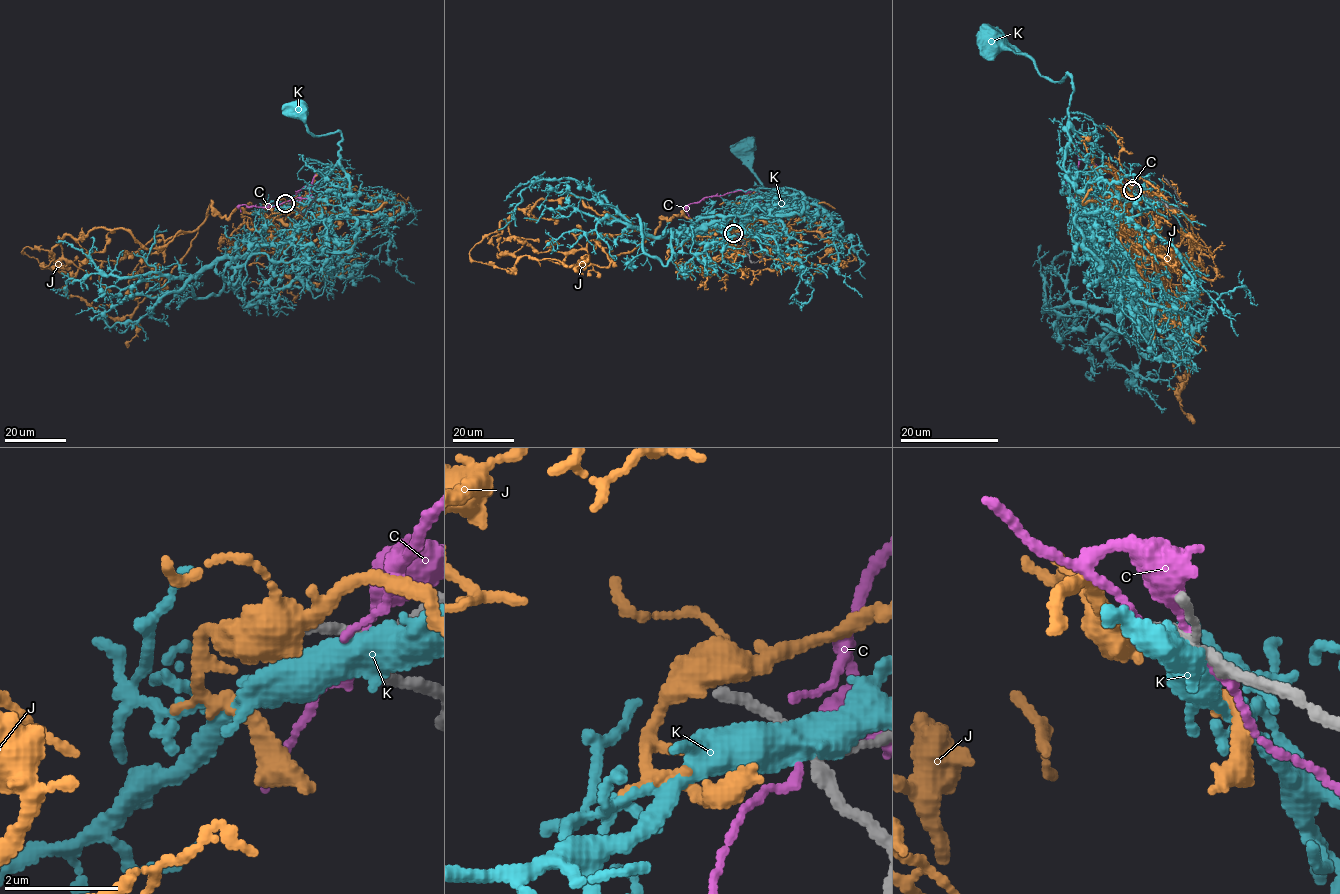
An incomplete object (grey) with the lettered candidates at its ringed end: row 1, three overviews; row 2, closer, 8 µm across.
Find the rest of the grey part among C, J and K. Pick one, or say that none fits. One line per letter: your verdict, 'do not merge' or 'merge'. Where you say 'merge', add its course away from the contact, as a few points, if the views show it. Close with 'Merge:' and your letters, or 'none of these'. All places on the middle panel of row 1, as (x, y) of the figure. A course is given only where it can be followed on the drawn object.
C: do not merge
J: do not merge
K: do not merge
Merge: none of these

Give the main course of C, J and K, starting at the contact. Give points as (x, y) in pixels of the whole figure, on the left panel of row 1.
C: (290, 203), (298, 191), (311, 184), (307, 198), (292, 199), (275, 206), (243, 204), (238, 207), (241, 212)
J: (285, 203), (300, 225), (212, 202), (163, 246), (94, 227), (22, 251), (67, 273)
K: (290, 203), (329, 193), (346, 194), (349, 189), (348, 175), (340, 161), (341, 133), (314, 135), (295, 111)

